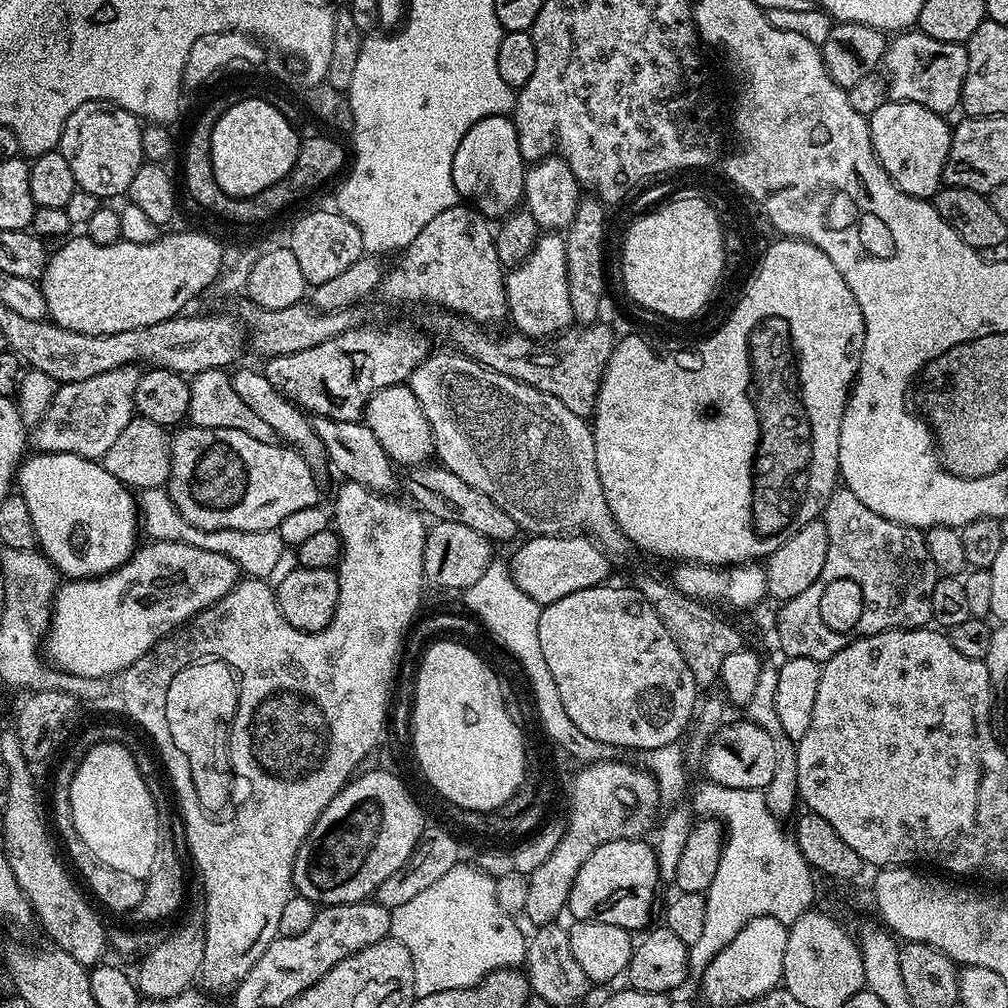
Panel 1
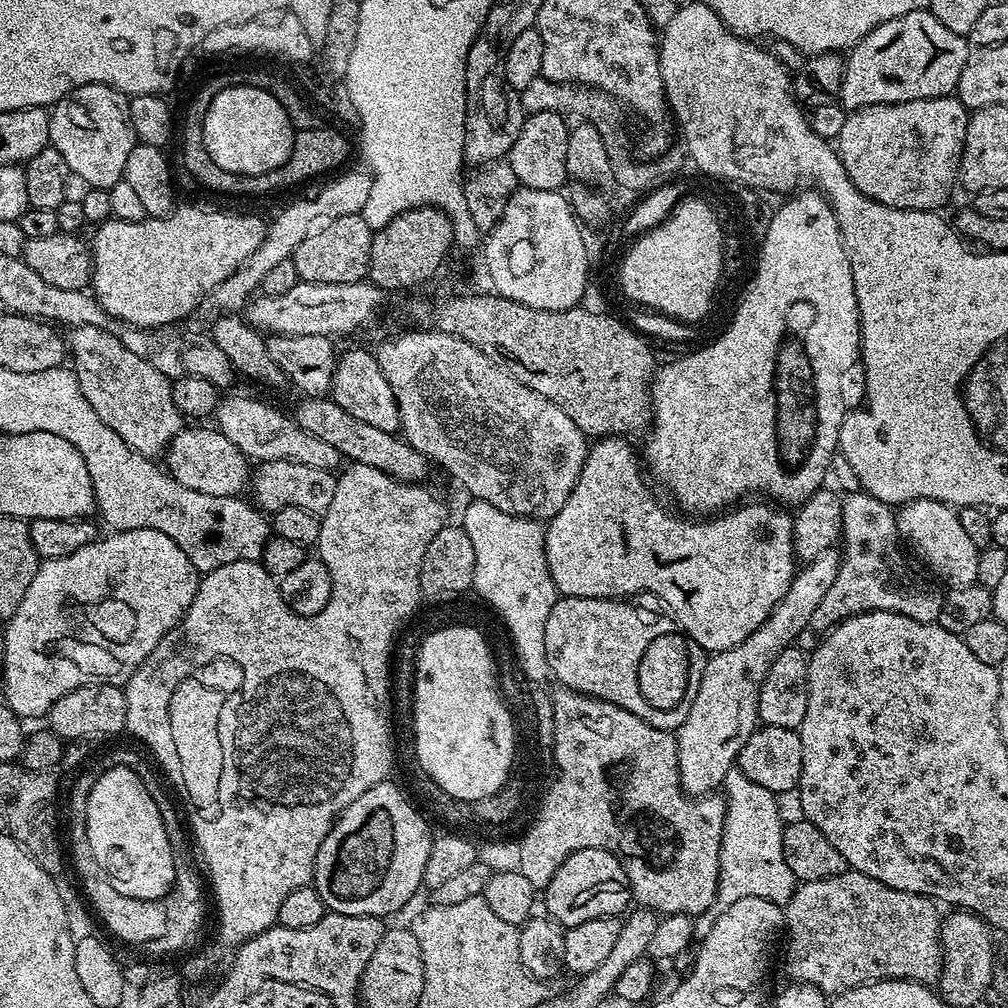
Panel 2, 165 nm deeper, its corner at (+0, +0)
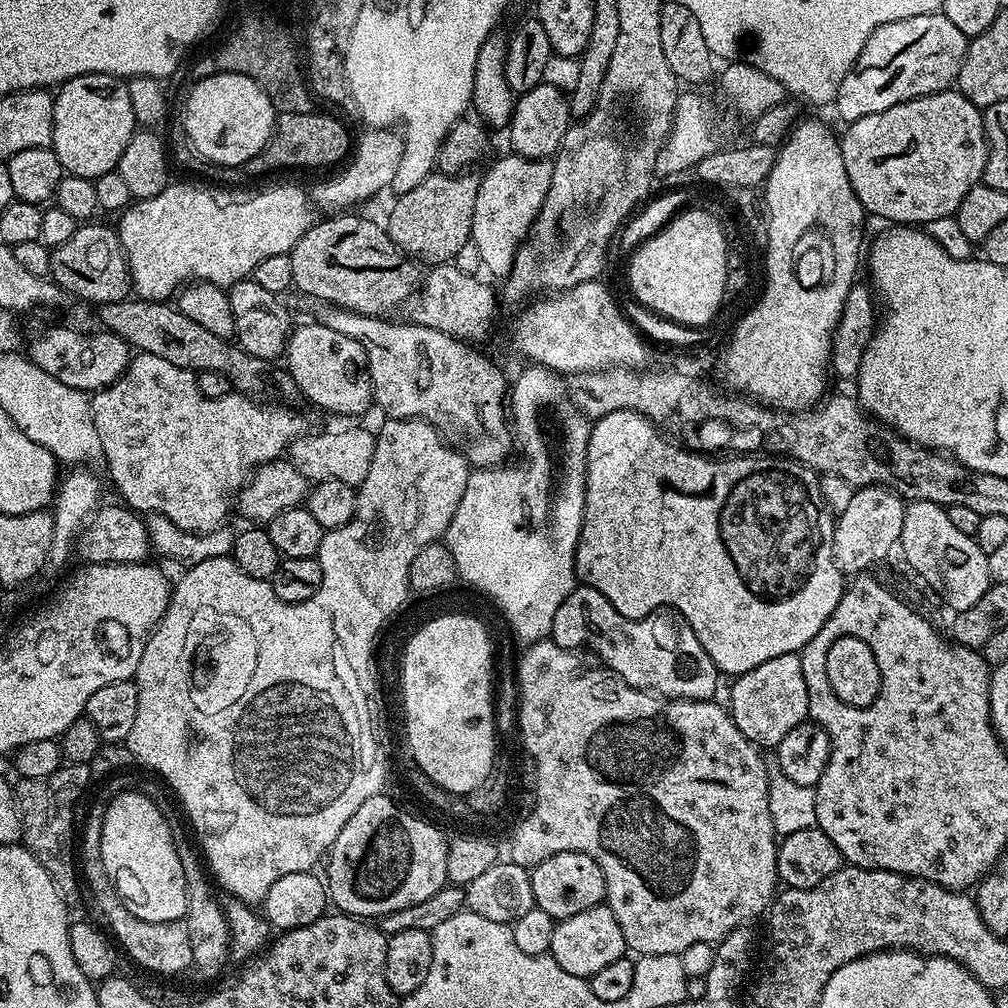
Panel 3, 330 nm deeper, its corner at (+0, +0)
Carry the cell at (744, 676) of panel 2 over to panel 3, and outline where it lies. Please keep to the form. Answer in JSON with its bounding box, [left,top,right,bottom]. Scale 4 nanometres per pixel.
[835,486,905,574]

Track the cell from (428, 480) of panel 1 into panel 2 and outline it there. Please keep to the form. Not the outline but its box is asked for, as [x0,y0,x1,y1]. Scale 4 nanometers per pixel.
[294,396,430,484]

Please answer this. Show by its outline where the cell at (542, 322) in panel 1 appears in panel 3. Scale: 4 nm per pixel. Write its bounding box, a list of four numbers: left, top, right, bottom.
[470,155,554,278]

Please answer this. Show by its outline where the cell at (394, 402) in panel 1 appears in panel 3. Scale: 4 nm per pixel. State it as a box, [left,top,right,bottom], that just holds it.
[286,322,373,416]

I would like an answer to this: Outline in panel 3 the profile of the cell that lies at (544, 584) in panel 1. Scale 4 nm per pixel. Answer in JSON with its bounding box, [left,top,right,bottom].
[576,410,846,678]

